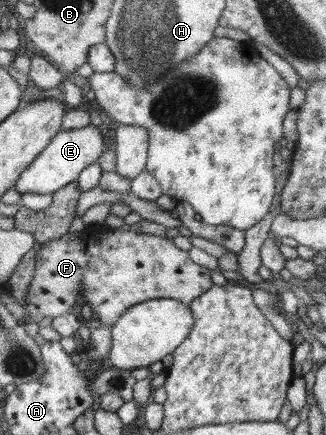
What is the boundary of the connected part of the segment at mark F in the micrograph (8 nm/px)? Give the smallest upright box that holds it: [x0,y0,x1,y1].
[25,225,213,326]

